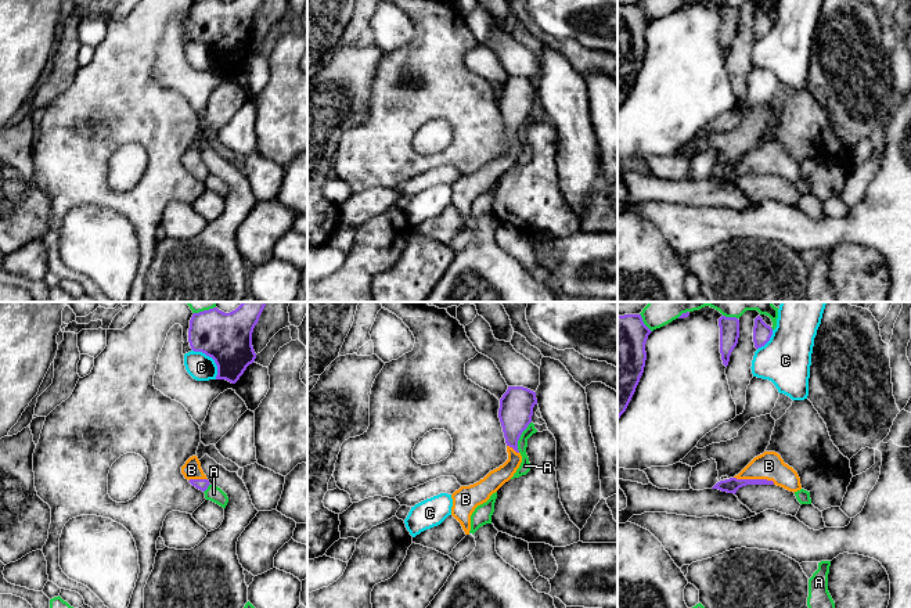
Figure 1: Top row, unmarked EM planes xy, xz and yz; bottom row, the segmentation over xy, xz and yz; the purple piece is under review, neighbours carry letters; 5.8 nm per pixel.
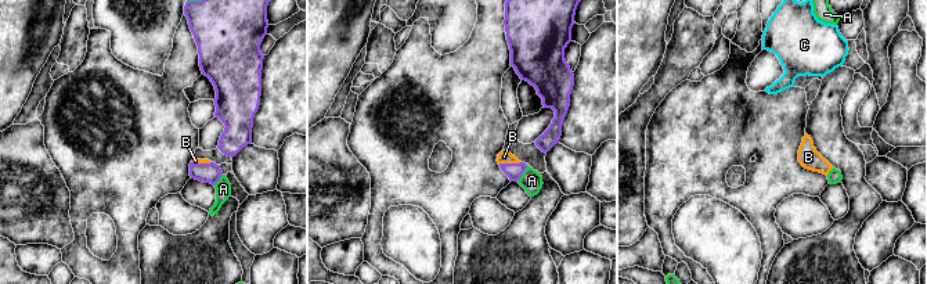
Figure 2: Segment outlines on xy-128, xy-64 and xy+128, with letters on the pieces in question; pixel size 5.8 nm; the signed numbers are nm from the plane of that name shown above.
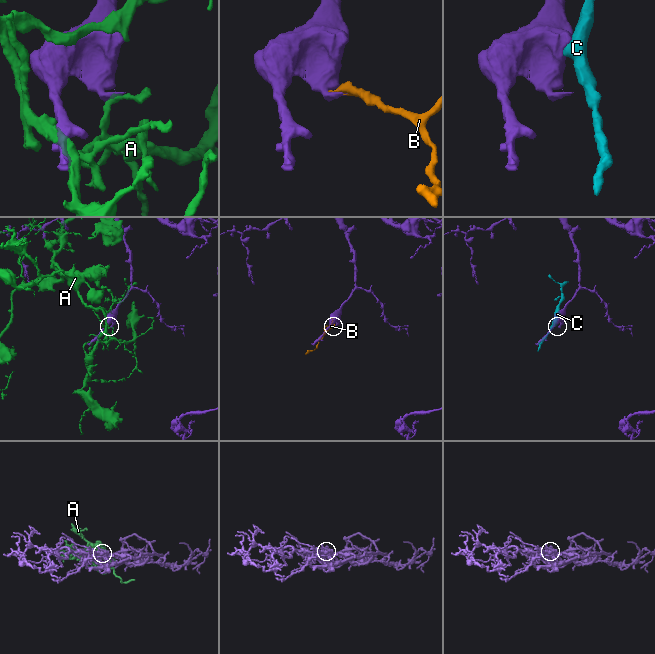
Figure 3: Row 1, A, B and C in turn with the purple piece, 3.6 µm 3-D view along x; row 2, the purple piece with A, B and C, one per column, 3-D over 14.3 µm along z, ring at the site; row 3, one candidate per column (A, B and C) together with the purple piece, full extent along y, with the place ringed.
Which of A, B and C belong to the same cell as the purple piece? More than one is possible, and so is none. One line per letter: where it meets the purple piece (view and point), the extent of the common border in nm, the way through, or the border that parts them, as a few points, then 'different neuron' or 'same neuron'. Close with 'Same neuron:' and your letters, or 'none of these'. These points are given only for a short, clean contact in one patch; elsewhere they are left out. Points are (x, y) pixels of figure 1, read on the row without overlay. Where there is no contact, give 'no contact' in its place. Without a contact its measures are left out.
A: meets purple in xz at (519, 126); contact 200 nm long; different neuron
B: meets purple in yz at (755, 169); contact 240 nm long; runs through yz (731, 175), (741, 169), (755, 169), (769, 155); same neuron
C: meets purple in xy at (212, 47); contact 220 nm long; border along xy (193, 39), (204, 42), (213, 50), (216, 68); different neuron
Same neuron: B

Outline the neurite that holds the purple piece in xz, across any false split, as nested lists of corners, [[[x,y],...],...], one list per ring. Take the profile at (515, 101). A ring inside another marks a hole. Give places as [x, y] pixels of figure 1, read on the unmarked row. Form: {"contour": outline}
{"contour": [[[508,76],[500,89],[498,108],[507,133],[508,150],[479,172],[461,176],[451,184],[451,205],[461,213],[465,224],[469,224],[471,205],[475,198],[486,193],[519,158],[522,145],[518,140],[518,130],[532,112],[536,94],[536,82],[523,76]]]}

